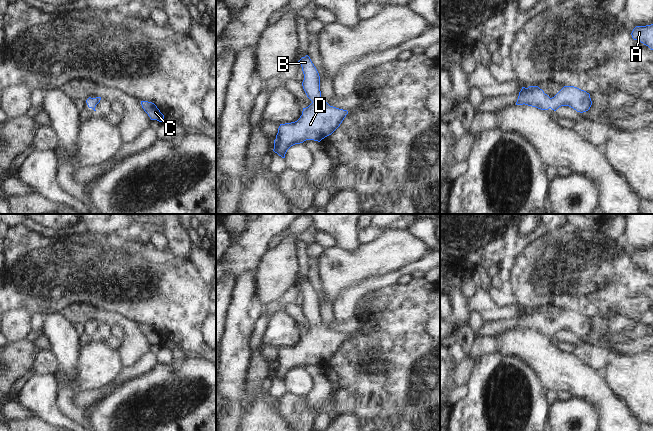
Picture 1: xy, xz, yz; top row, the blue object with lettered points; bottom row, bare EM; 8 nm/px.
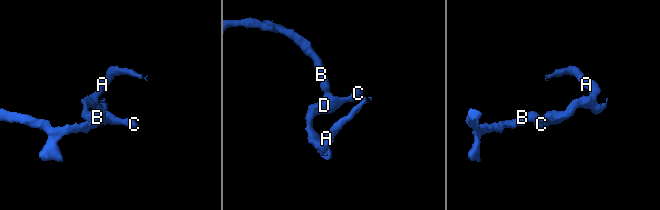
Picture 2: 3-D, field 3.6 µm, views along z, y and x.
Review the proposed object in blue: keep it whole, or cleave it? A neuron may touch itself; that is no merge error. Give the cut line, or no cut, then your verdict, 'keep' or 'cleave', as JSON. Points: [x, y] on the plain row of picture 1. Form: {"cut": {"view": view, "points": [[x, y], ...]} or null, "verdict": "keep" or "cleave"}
{"cut": null, "verdict": "keep"}

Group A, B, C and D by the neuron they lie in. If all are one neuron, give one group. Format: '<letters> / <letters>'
A B C D

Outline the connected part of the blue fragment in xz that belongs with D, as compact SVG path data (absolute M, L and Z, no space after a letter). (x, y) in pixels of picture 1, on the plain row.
M302 281L300 288L304 298L303 313L312 327L303 332L300 342L291 347L280 348L273 375L285 382L287 374L306 364L320 366L331 359L342 347L347 334L330 330L321 322L320 300L310 281Z

